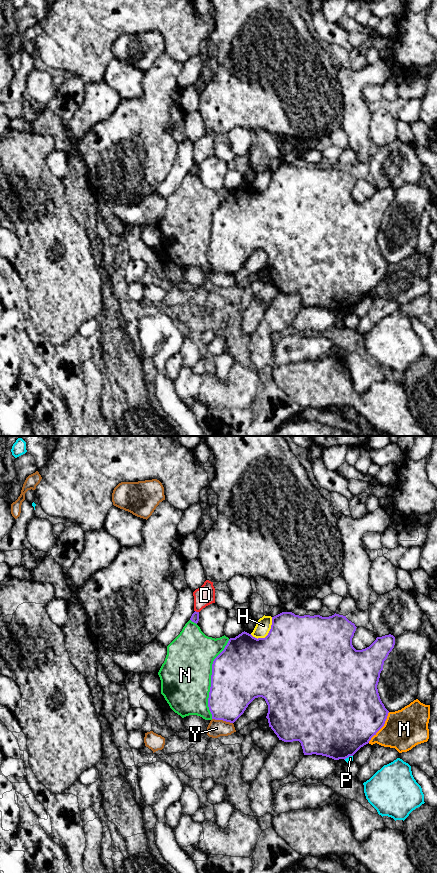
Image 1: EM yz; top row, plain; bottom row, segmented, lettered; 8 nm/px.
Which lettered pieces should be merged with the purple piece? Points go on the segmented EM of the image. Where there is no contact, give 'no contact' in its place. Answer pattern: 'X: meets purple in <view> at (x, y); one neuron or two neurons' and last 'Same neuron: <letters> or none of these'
D: meets purple in yz at (197, 612); two neurons
H: meets purple in yz at (268, 634); two neurons
M: meets purple in yz at (382, 726); two neurons
N: meets purple in yz at (211, 679); two neurons
P: meets purple in yz at (348, 756); two neurons
Y: meets purple in yz at (222, 719); two neurons
Same neuron: none of these

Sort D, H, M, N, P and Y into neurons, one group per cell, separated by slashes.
D N / H P / M / Y

